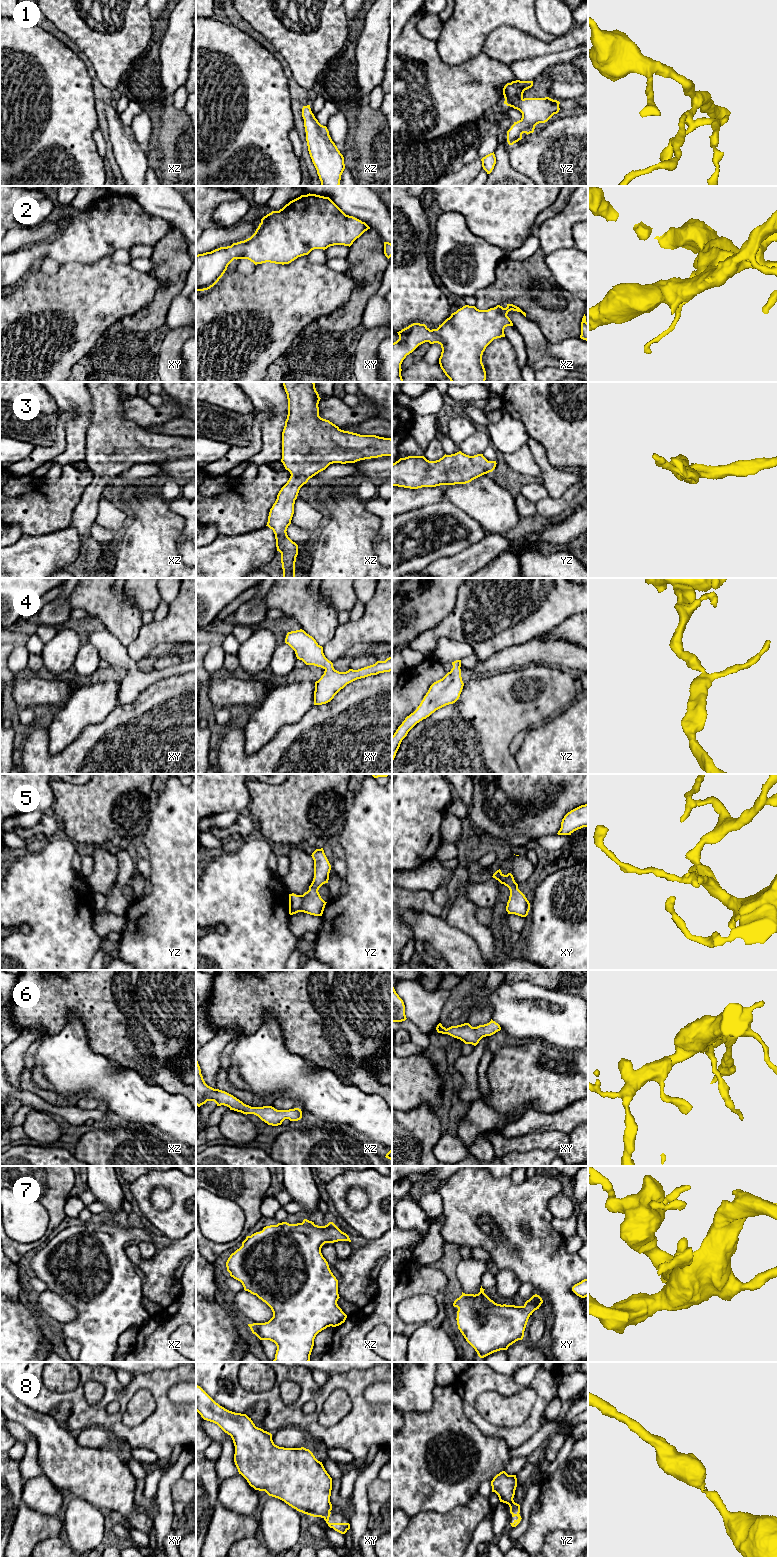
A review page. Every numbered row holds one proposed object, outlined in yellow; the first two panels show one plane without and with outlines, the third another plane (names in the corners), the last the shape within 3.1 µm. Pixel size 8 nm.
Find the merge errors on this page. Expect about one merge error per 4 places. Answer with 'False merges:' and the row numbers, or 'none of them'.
False merges: none of them

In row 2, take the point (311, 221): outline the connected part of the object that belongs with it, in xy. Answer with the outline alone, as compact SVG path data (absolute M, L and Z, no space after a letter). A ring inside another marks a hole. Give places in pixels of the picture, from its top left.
M316 194L301 195L279 211L272 211L261 219L255 233L248 239L196 255L196 291L213 287L234 259L248 259L255 265L266 262L289 264L314 249L334 245L351 246L370 227L361 220L346 215L329 197Z

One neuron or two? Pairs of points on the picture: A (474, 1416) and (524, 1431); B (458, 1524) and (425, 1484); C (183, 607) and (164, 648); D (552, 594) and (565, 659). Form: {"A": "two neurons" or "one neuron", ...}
{"A": "one neuron", "B": "two neurons", "C": "two neurons", "D": "two neurons"}

